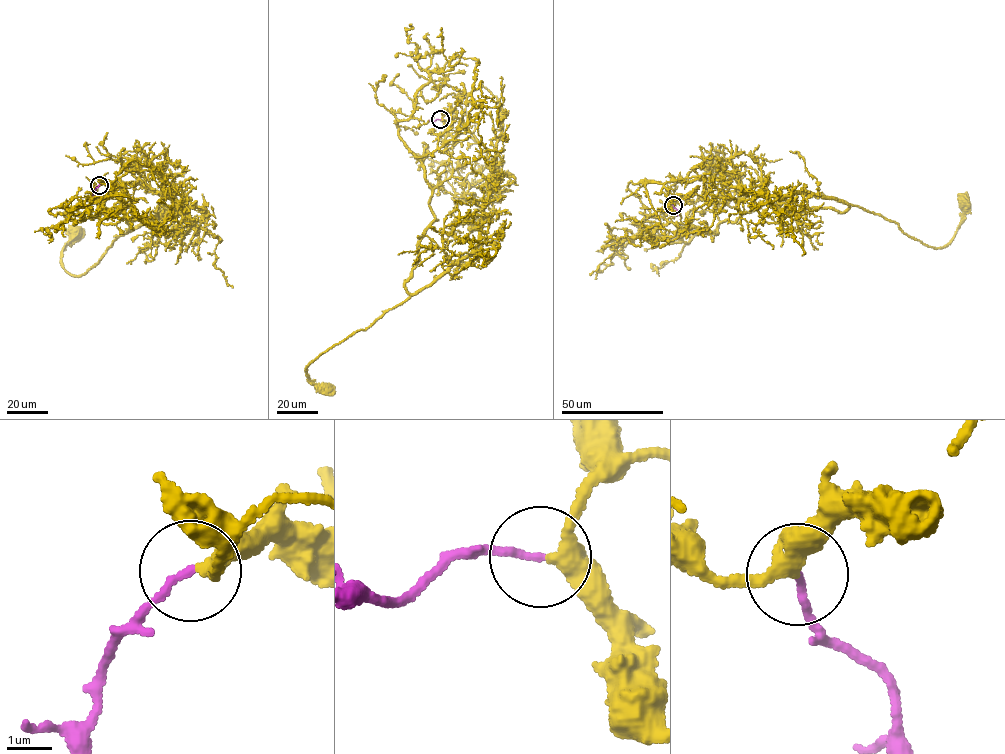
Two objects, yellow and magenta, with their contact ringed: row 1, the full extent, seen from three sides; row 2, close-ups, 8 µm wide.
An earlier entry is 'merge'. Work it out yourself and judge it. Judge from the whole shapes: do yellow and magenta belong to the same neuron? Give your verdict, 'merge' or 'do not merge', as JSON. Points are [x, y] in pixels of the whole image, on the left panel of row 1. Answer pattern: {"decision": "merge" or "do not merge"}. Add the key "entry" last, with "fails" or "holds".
{"decision": "merge", "entry": "holds"}

